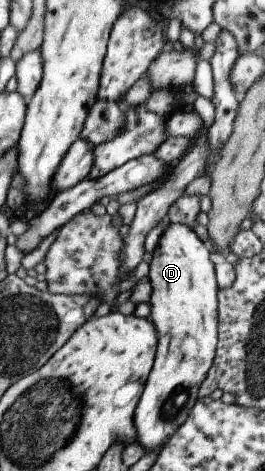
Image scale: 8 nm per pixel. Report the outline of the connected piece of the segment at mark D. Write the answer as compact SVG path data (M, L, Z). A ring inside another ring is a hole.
M168 223L163 229L161 239L157 241L151 261L149 261L149 273L145 280L151 285L151 296L148 301L151 315L149 321L153 323L157 331L157 355L153 359L153 367L147 375L147 383L143 387L143 393L135 406L132 417L136 429L136 441L142 445L146 454L157 447L165 437L169 437L185 421L191 406L197 399L196 393L199 384L205 379L205 374L211 367L215 346L217 345L217 293L214 265L215 260L211 251L197 238L197 235L188 226Z

